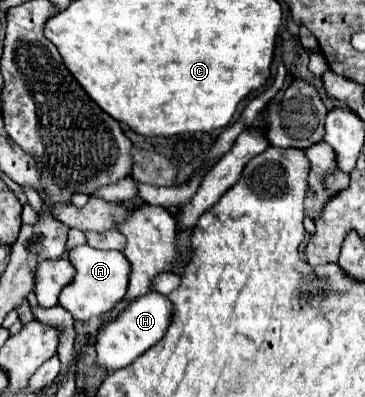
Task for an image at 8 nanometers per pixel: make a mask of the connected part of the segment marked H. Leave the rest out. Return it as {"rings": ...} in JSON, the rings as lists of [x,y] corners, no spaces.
{"rings":[[[152,291],[152,295],[144,295],[132,301],[132,305],[126,311],[122,311],[120,317],[116,317],[116,321],[110,321],[98,329],[96,335],[98,363],[106,369],[122,369],[130,365],[134,359],[138,359],[144,351],[148,351],[164,337],[166,329],[172,323],[172,313],[174,313],[174,303],[158,291]]]}

